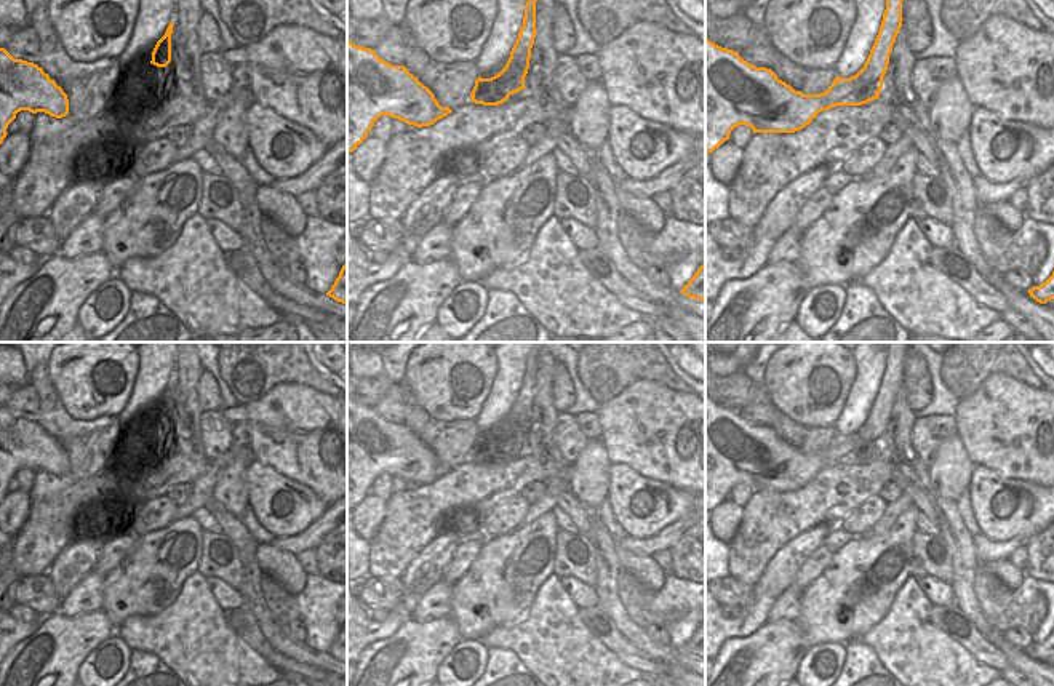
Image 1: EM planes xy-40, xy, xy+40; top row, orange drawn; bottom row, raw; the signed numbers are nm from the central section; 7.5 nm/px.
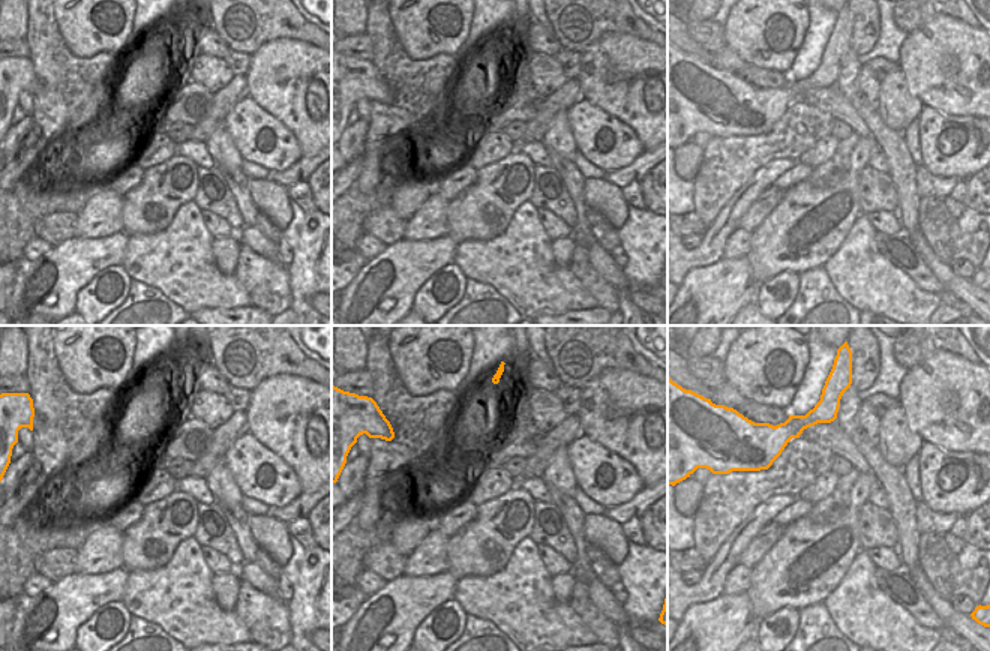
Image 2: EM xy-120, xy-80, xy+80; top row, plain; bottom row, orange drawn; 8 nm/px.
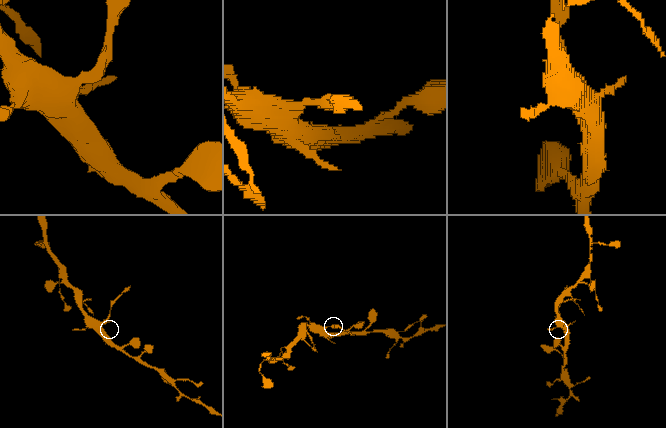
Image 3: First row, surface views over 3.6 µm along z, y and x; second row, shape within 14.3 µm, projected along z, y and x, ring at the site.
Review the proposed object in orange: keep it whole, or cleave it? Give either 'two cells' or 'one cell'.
two cells

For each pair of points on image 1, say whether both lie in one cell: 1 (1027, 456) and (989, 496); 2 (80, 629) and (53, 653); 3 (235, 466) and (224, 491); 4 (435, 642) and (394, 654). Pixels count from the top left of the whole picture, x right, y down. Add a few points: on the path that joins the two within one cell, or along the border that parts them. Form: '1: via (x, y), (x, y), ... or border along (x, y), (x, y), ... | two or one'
1: border along (976, 464), (1002, 477), (1018, 477), (1037, 485) | two
2: via (74, 635), (59, 646) | one
3: via (235, 472), (231, 485) | one
4: via (426, 643), (411, 654), (403, 654) | one

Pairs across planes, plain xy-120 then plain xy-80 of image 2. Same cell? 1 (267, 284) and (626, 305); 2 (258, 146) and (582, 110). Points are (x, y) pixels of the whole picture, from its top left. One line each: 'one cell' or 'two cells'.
1: two cells
2: one cell

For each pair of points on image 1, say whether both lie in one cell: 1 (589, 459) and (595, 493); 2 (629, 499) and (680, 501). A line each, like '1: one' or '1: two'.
1: one
2: one

